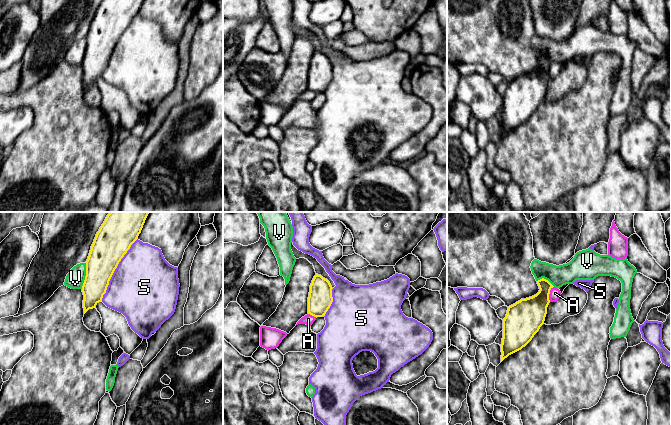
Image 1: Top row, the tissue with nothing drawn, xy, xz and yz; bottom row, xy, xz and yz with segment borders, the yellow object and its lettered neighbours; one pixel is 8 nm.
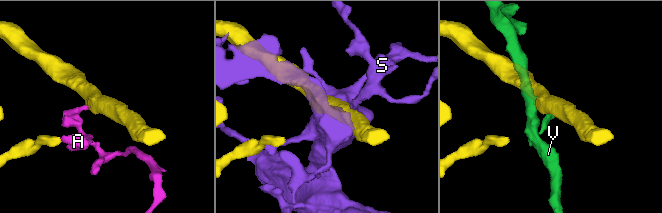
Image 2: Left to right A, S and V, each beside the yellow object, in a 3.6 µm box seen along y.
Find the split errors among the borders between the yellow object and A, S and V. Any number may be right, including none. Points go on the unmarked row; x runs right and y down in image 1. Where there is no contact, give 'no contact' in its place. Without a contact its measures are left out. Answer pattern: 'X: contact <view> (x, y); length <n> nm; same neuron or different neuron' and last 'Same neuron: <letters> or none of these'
A: contact yz (549, 69); length 130 nm; different neuron
S: contact xy (114, 46); length 550 nm; different neuron
V: contact xy (86, 51); length 220 nm; different neuron
Same neuron: none of these

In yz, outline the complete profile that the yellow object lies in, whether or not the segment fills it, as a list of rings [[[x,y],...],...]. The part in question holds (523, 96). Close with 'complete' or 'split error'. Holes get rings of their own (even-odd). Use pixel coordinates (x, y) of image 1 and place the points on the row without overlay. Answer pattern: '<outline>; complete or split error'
[[[544,54],[538,56],[537,60],[540,66],[536,71],[508,83],[503,96],[501,138],[525,123],[544,100],[550,66],[554,62]]]; complete

